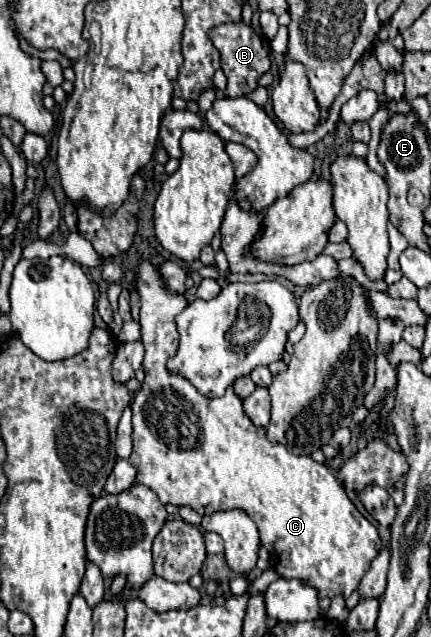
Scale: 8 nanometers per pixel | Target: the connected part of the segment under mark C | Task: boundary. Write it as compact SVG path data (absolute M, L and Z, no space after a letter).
M141 260L137 268L137 290L141 294L139 324L141 342L145 346L145 380L131 404L133 452L129 462L137 468L137 482L151 488L163 504L189 506L201 516L235 508L247 512L259 528L261 544L269 550L275 572L285 580L303 580L307 586L317 590L319 598L333 598L357 590L361 578L371 566L371 560L383 548L377 528L355 508L343 486L325 464L317 464L309 456L295 456L283 444L269 442L265 428L253 426L247 418L243 400L235 396L233 388L229 388L223 398L209 400L203 398L185 378L167 374L165 362L171 354L175 354L175 346L179 344L175 316L183 310L183 306L187 306L187 300L181 294L169 294L159 278L157 266L147 260Z

